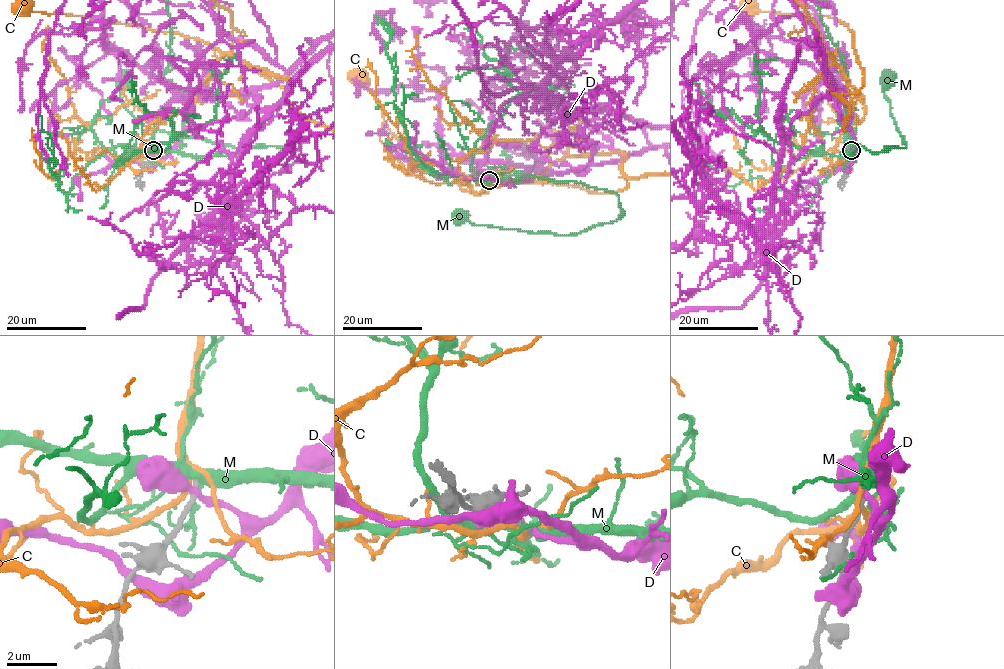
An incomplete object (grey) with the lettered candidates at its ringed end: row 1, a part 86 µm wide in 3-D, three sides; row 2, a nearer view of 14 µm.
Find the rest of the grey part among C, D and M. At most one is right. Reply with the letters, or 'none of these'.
none of these

